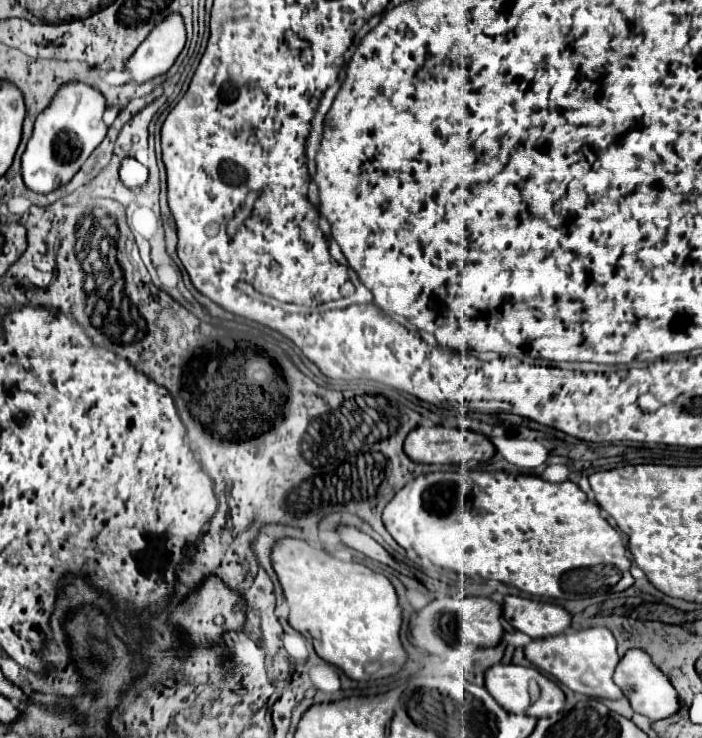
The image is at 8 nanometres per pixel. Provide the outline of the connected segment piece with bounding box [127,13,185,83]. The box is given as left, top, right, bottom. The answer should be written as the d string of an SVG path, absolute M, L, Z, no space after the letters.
M179 13L167 15L139 45L127 63L133 83L149 81L165 73L185 45L185 23Z

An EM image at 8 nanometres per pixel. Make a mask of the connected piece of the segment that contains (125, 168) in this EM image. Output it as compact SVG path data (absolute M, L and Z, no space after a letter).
M127 157L127 159L121 161L119 177L125 183L125 187L137 189L137 187L145 185L145 181L147 181L147 167L143 167L139 161Z

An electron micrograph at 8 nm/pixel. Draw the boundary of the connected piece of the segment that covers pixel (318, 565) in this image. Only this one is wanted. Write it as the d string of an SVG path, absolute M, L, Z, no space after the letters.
M283 537L271 549L271 563L289 603L289 625L309 637L315 653L357 681L401 671L407 653L399 641L401 607L391 581L355 561L341 561L303 539Z

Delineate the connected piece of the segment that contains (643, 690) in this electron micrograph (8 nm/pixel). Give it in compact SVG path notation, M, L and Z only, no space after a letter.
M629 649L627 655L619 661L613 681L617 687L621 687L621 691L625 693L625 697L629 699L631 707L635 713L641 713L645 717L649 717L651 721L657 719L665 719L669 715L673 715L679 709L679 701L675 695L675 689L671 689L669 679L651 663L651 659L647 659L647 655L643 655L643 651L639 649Z

